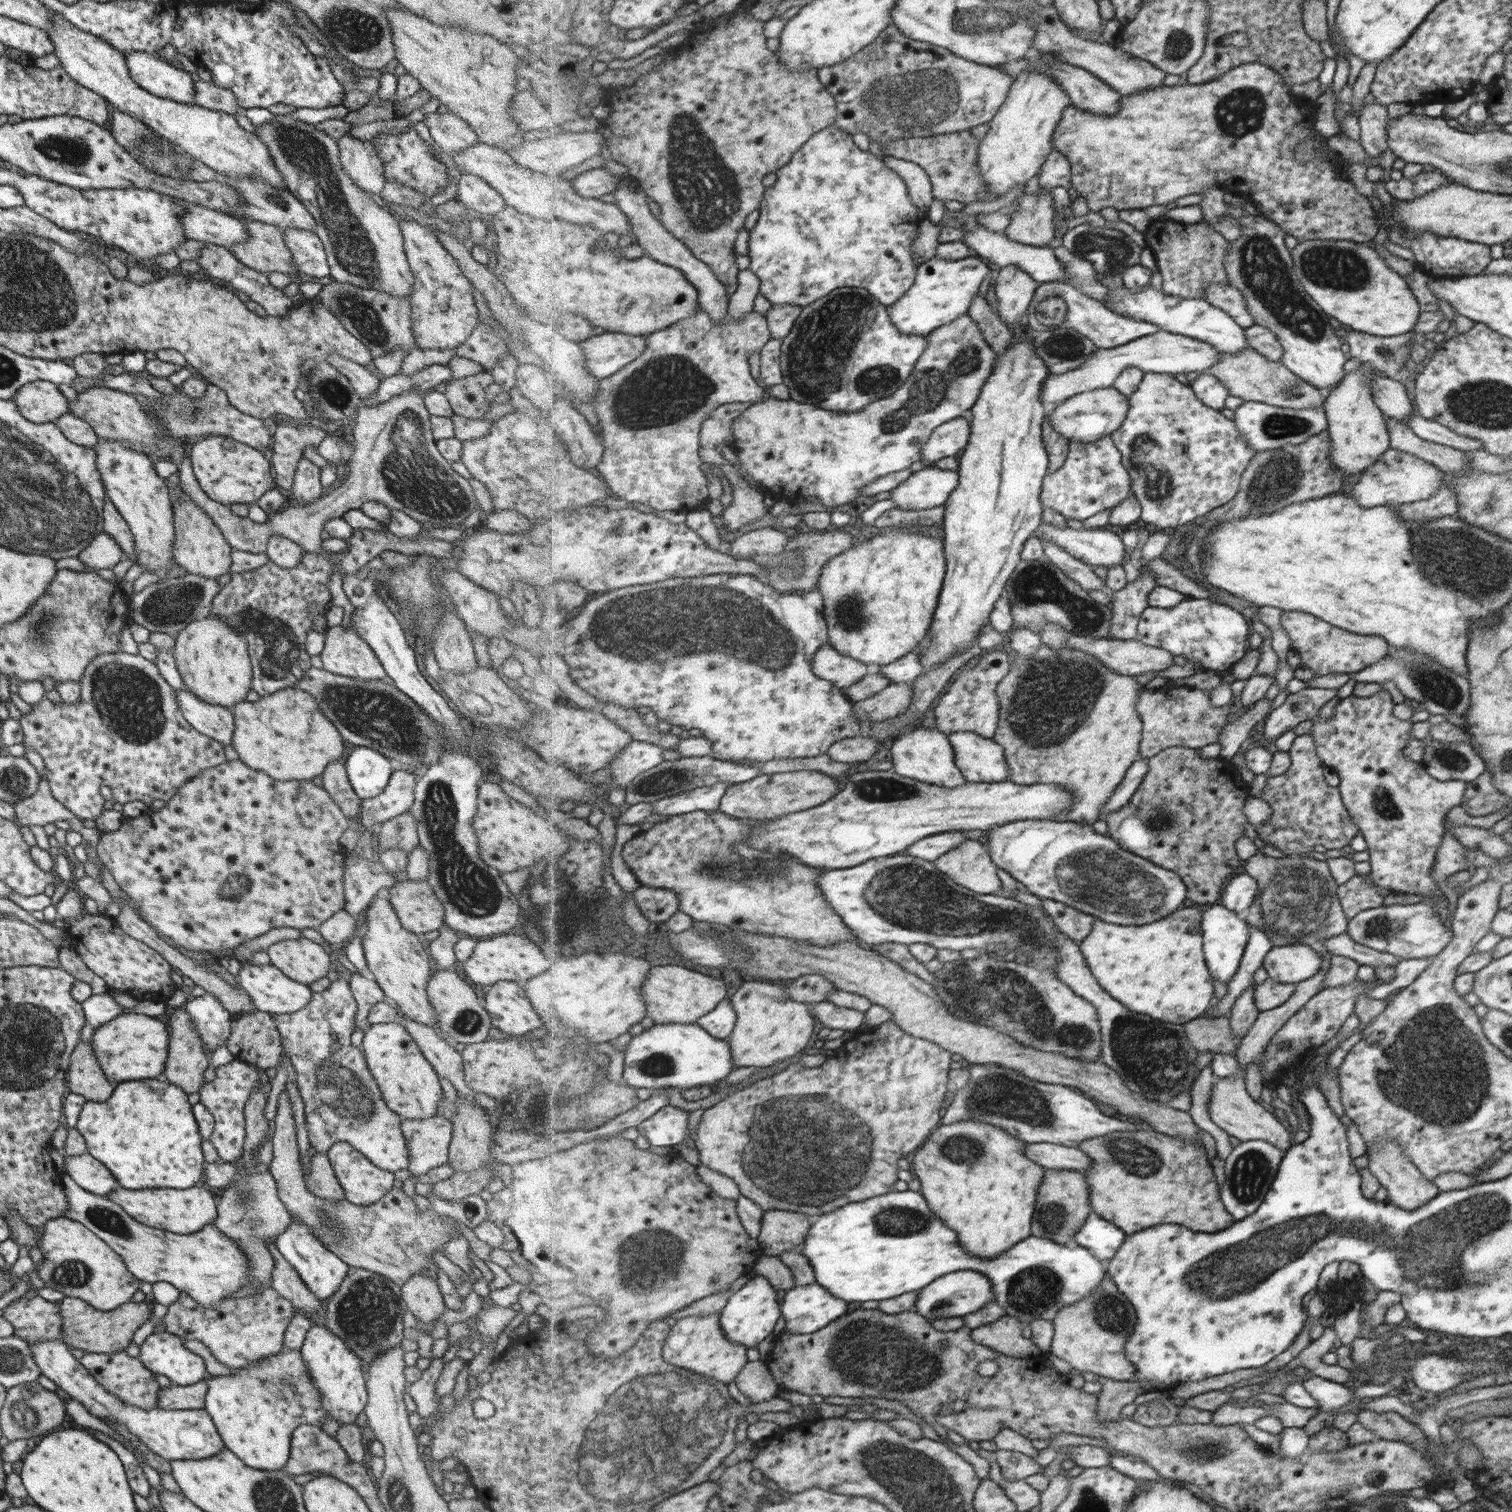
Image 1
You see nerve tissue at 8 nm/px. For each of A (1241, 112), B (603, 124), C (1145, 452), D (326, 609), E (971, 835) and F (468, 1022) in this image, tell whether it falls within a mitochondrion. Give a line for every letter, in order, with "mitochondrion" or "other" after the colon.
A: mitochondrion
B: other
C: mitochondrion
D: other
E: other
F: mitochondrion

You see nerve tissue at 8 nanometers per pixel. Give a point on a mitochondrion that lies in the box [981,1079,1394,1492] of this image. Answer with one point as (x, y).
(1035, 1289)

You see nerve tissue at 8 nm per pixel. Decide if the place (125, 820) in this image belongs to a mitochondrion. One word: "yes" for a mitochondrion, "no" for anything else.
no

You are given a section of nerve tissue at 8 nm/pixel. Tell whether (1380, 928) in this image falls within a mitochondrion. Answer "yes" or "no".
yes

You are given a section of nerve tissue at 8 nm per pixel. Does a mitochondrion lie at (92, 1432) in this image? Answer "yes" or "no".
no

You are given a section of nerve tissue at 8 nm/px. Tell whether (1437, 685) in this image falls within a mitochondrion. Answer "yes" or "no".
yes

